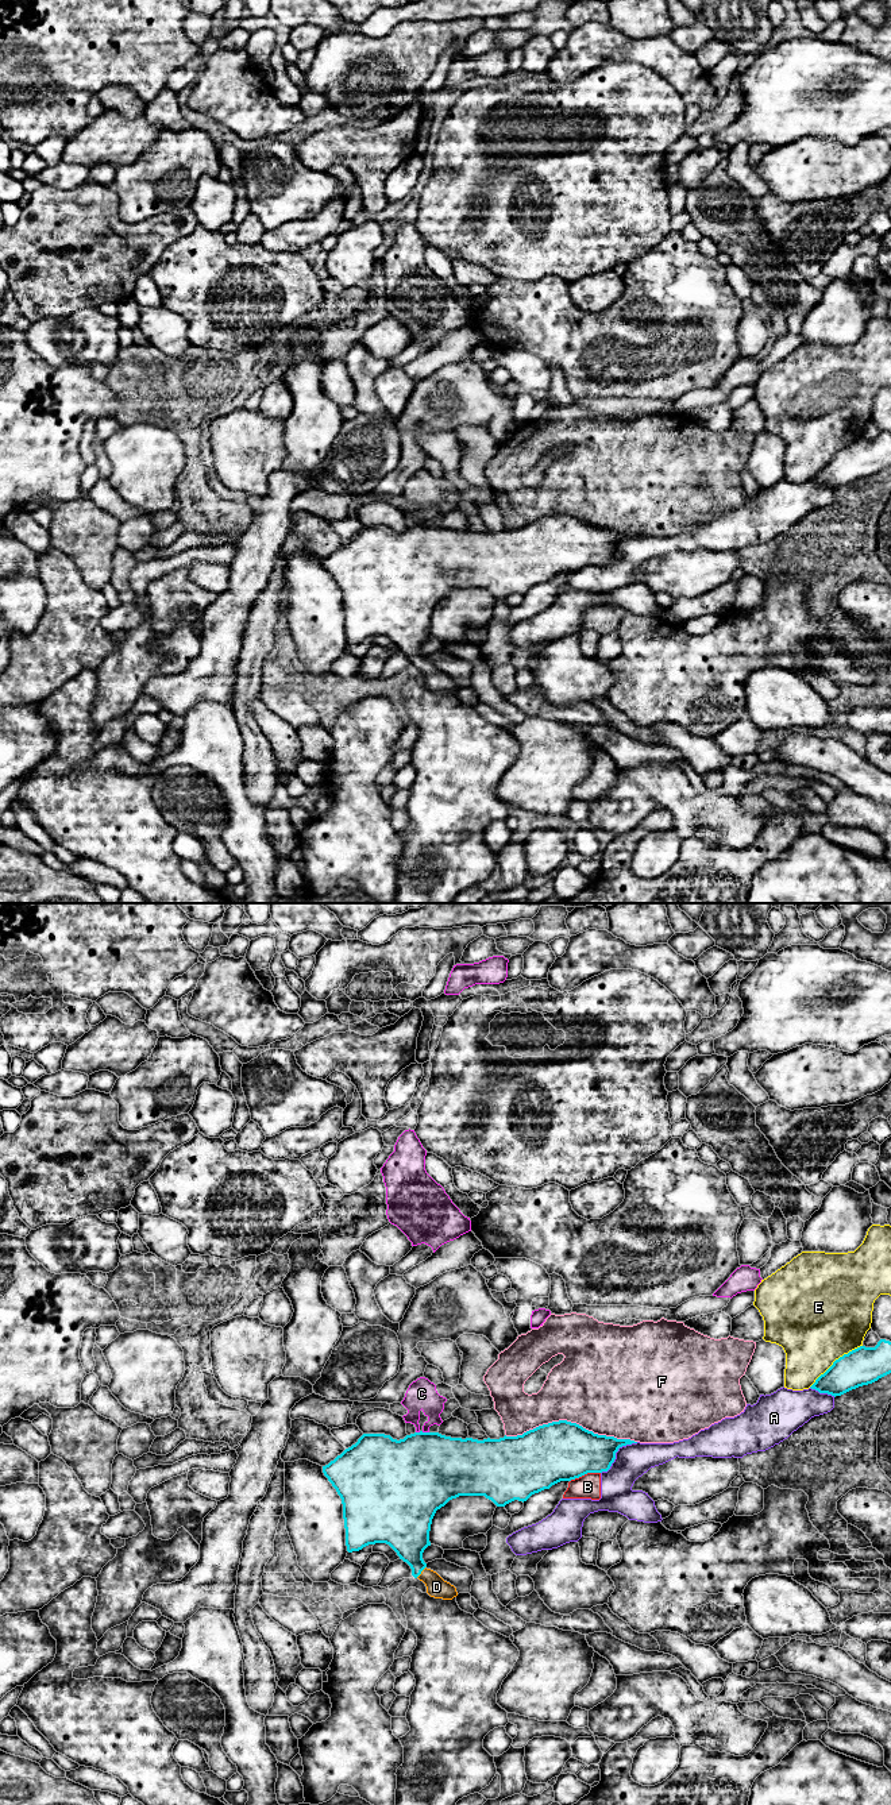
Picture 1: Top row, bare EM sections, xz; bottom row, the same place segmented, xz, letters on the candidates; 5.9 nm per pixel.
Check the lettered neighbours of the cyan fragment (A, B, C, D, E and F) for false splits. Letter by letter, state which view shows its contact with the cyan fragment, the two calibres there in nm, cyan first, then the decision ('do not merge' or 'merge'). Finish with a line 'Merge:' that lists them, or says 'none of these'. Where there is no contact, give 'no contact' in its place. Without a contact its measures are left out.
A: contact in xz; calibres 300 and 200 nm; do not merge
B: contact in xz; calibres 360 and 140 nm; do not merge
C: contact in xz; calibres 460 and 180 nm; do not merge
D: contact in xz; calibres 280 and 120 nm; merge
E: contact in xz; calibres 220 and 480 nm; do not merge
F: contact in xz; calibres 360 and 480 nm; do not merge
Merge: D

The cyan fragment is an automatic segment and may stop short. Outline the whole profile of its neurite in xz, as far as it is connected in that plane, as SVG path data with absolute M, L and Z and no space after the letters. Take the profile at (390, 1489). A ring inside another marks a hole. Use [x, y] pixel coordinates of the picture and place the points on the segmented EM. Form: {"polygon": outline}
{"polygon": "M567 1420L543 1424L517 1436L505 1435L483 1440L423 1431L400 1440L385 1434L363 1434L355 1445L323 1466L323 1473L342 1499L348 1553L359 1551L369 1544L386 1543L410 1566L412 1575L425 1584L431 1597L452 1600L458 1596L456 1588L428 1569L423 1559L424 1550L431 1546L429 1531L437 1509L459 1496L485 1496L497 1507L505 1507L514 1500L524 1503L532 1494L549 1489L560 1481L571 1481L587 1473L608 1472L618 1449L632 1443L637 1442L598 1435Z"}

